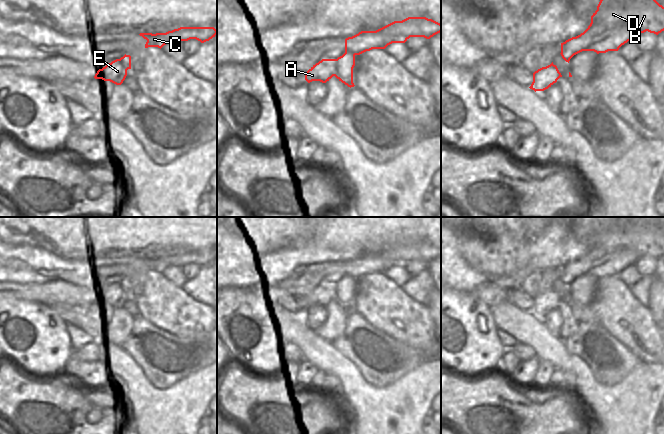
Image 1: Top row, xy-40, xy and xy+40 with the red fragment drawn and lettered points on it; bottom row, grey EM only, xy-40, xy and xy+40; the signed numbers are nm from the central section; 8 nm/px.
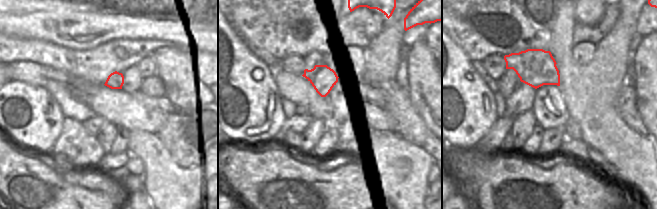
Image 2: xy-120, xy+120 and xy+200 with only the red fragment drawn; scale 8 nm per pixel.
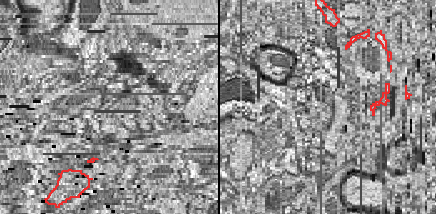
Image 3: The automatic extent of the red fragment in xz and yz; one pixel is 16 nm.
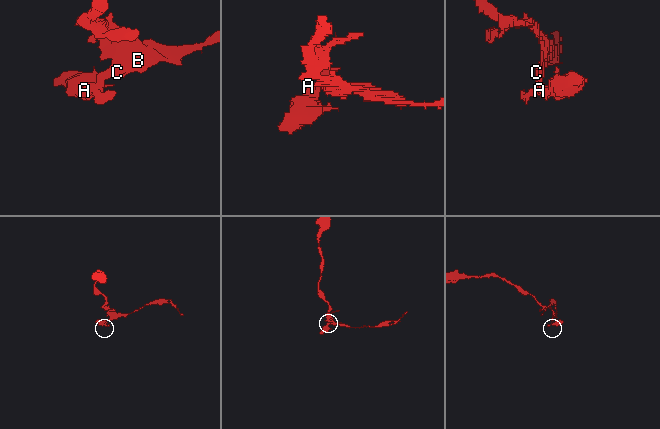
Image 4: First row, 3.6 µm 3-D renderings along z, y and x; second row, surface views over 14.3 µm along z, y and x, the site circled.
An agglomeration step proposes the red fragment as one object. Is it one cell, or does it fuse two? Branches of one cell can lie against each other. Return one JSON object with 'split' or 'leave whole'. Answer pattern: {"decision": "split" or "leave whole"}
{"decision": "split"}

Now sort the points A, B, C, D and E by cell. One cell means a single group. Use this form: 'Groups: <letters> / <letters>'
Groups: A E / B C D.

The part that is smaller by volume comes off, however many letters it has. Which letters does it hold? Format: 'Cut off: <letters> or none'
Cut off: A, E.

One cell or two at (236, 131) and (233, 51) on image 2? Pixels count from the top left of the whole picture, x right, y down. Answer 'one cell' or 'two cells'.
one cell

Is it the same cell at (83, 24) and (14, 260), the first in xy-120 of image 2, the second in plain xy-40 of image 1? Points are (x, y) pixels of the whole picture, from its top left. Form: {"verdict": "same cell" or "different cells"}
{"verdict": "different cells"}

